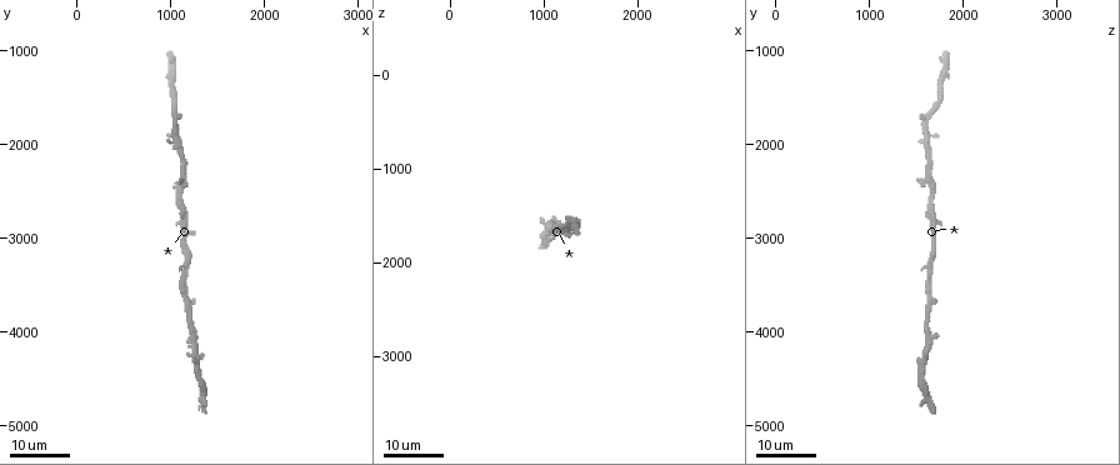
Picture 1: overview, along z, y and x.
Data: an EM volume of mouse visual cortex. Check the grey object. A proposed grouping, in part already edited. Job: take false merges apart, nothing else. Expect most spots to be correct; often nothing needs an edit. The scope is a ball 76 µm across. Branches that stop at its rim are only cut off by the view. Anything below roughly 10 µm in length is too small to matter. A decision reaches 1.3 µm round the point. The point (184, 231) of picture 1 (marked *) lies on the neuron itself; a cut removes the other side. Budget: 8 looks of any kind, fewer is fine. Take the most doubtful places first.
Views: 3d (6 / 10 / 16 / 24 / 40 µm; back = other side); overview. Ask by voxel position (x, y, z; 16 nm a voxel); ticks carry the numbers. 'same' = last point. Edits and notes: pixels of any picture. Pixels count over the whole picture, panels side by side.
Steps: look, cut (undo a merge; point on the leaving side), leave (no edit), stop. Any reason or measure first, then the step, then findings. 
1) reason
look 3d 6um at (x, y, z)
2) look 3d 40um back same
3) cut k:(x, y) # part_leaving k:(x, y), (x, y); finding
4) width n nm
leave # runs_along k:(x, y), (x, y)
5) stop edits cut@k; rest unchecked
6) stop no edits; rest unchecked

thin neck
look 3d 16um at (1040, 1340, 1760)

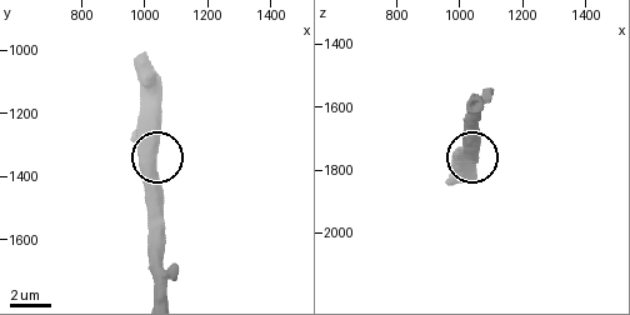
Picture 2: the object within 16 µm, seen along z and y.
zoom in
look 3d 10um same

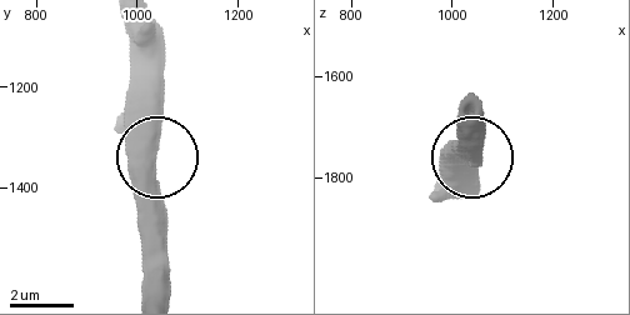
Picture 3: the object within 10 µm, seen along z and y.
zoom in
look 3d 6um same

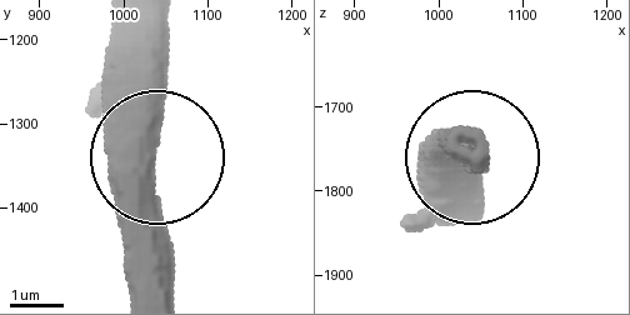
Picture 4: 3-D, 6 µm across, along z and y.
width 550 nm
leave # runs_along 4:(149, 281), (149, 30); one neuron here

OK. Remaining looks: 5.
thick turns thin
look 3d 16um at (1180, 3260, 1620)

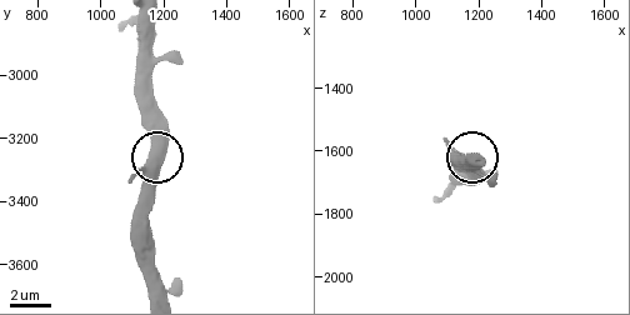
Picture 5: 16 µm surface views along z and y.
zoom in
look 3d 6um same

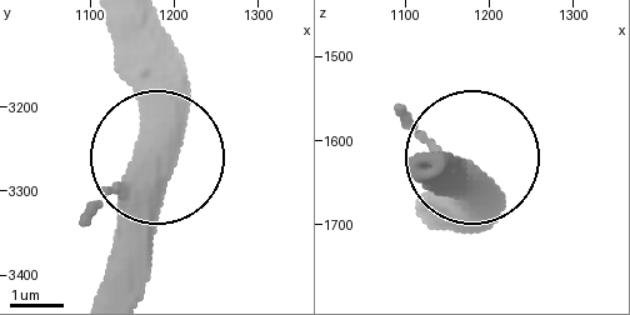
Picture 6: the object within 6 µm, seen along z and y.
leave # runs_along 6:(125, 26), (151, 174), (143, 290); continuous, no second neuron

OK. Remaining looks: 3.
sudden change in width
look 3d 16um at (1140, 3620, 1620)

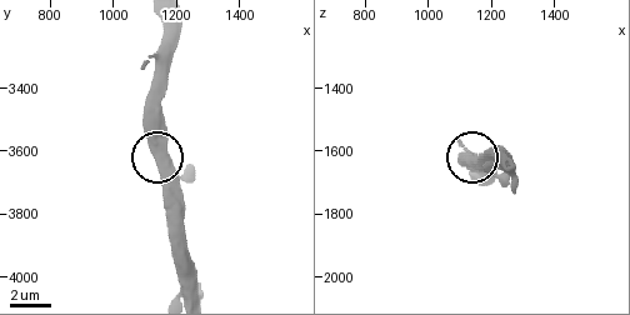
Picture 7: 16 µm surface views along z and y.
look 3d 6um same

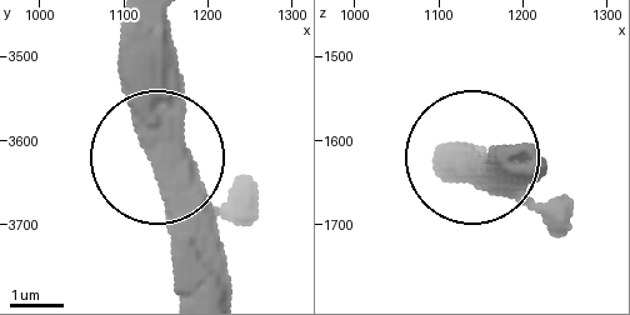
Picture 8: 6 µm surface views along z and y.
leave # runs_along 8:(159, 33), (173, 284); one neuron here

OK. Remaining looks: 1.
stop no edits; rest unchecked

